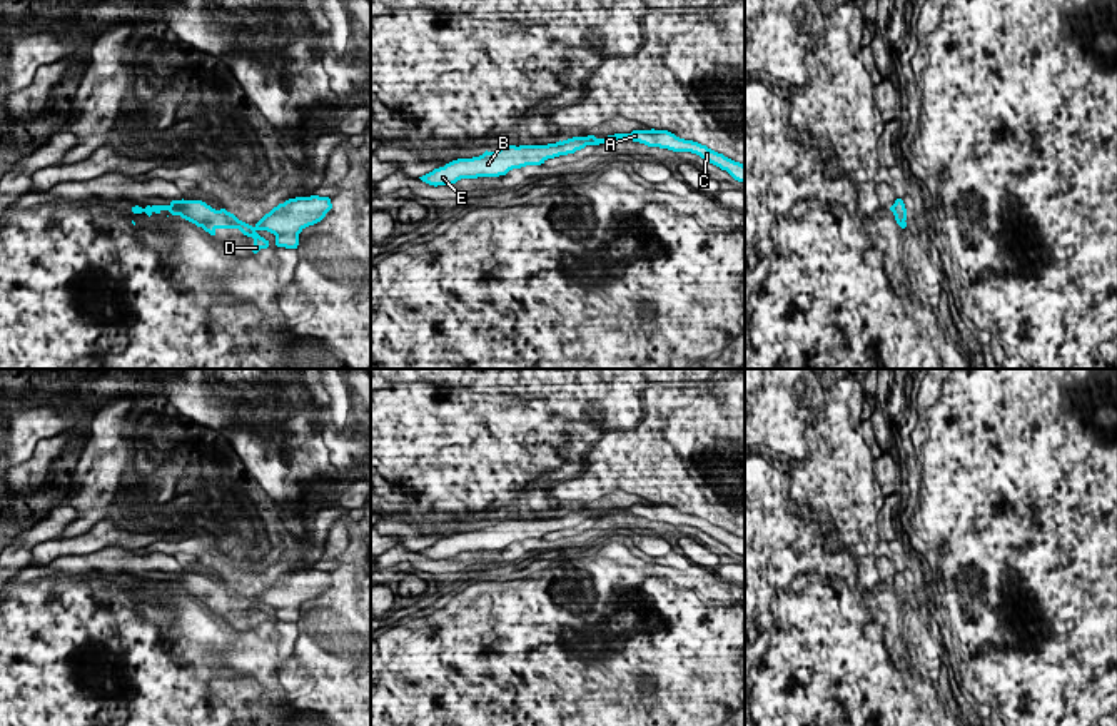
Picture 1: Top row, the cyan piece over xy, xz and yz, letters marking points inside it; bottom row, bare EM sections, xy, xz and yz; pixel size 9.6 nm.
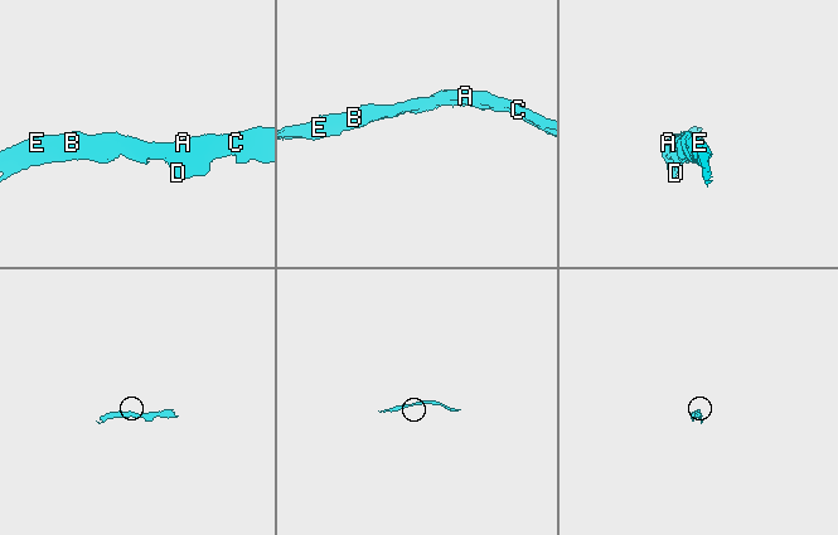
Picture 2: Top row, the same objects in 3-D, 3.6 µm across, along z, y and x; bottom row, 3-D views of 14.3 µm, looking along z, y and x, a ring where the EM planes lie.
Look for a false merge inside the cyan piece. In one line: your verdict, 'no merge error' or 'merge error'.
no merge error

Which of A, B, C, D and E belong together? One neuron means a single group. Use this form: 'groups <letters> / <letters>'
groups A B C D E

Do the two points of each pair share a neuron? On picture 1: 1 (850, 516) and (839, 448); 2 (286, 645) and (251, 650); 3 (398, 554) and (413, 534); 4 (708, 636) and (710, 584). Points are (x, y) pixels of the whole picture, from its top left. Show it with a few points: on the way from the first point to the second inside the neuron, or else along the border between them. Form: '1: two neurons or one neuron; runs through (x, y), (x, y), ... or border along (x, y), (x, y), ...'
1: one neuron; runs through (850, 499), (839, 483), (839, 464)
2: one neuron; runs through (277, 650), (259, 650)
3: two neurons; border along (399, 544), (418, 553)
4: one neuron; runs through (715, 623), (715, 598)

